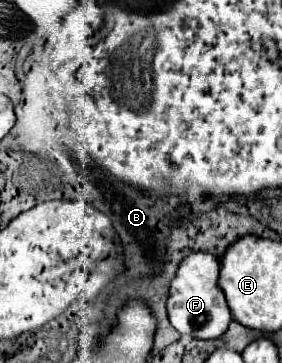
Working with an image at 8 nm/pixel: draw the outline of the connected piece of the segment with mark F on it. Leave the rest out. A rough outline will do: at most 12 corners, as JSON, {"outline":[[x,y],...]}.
{"outline":[[182,260],[168,298],[170,324],[196,340],[220,338],[232,312],[220,262]]}

